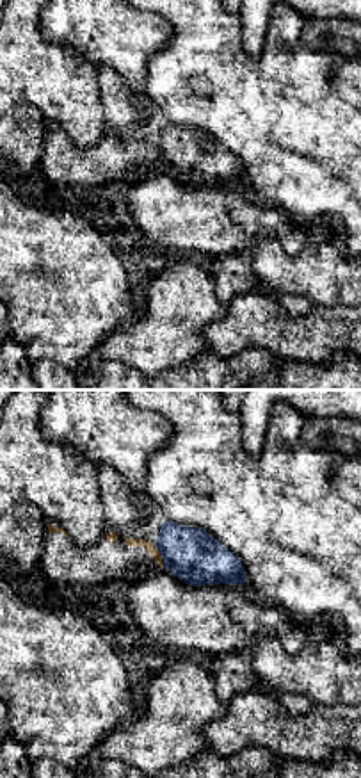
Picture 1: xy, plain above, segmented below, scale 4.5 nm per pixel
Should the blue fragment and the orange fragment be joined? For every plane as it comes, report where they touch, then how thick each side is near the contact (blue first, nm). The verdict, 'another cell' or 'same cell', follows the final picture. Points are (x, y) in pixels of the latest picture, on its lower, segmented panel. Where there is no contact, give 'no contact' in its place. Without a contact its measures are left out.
contact (160, 554); calibres 240 and 50 nm

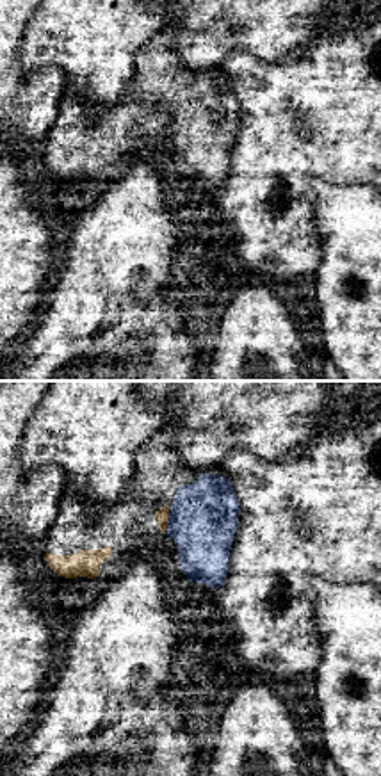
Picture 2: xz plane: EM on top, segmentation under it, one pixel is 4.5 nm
contact (168, 520); calibres 300 and 60 nm

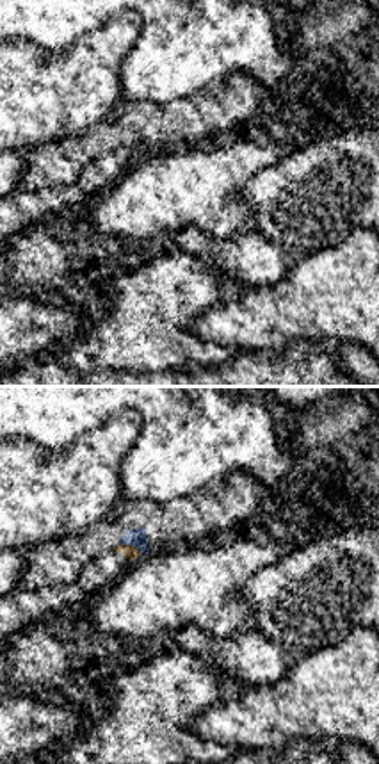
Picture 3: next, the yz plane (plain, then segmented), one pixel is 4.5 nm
contact (130, 545); calibres 80 and 60 nm

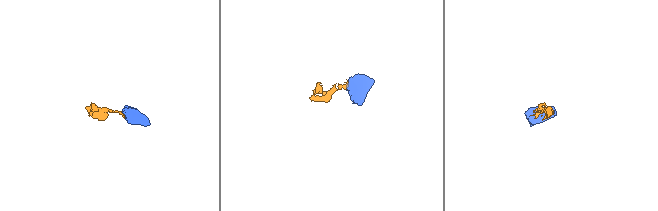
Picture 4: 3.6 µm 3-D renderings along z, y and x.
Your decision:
another cell

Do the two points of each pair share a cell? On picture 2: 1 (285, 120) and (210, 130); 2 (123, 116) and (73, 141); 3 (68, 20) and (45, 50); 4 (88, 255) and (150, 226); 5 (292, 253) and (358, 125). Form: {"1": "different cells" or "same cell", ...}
{"1": "different cells", "2": "same cell", "3": "same cell", "4": "same cell", "5": "same cell"}

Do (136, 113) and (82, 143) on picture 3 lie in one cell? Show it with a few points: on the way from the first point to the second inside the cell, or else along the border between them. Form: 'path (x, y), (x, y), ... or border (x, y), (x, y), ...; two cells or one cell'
path (123, 125), (95, 143); one cell

